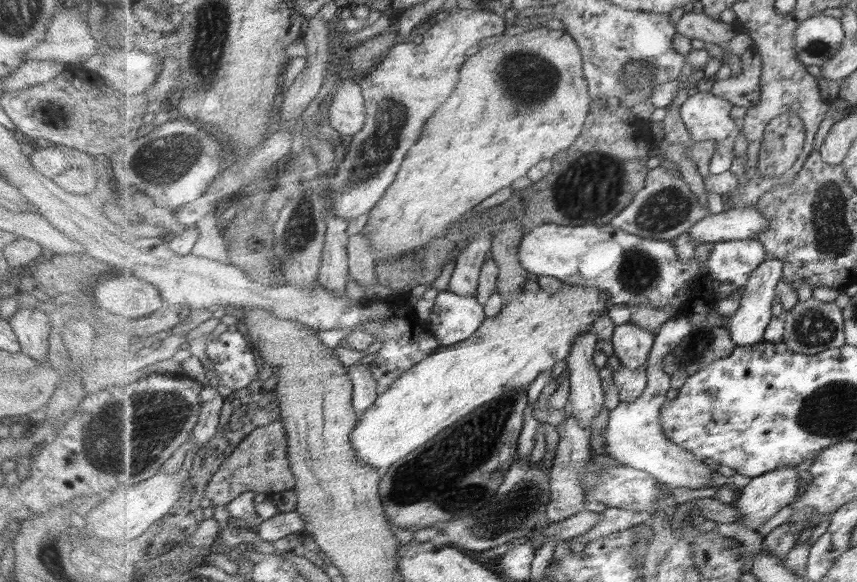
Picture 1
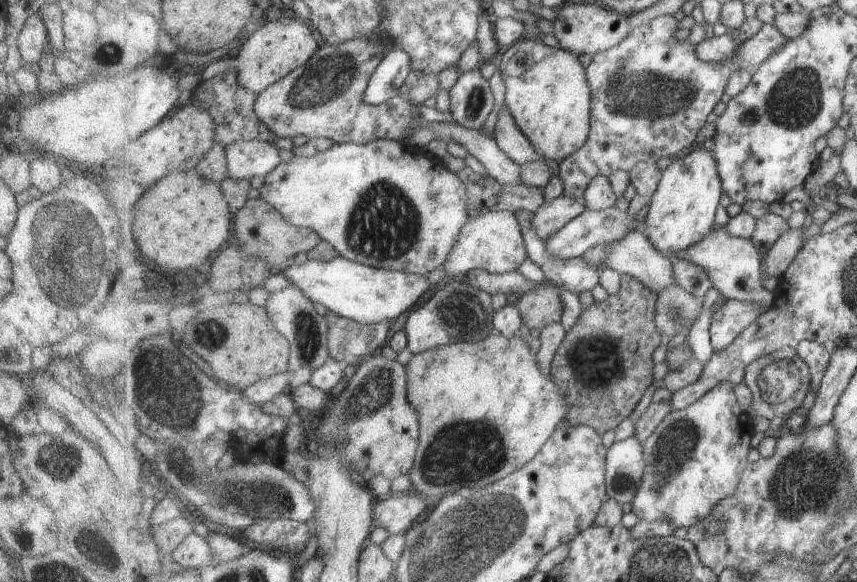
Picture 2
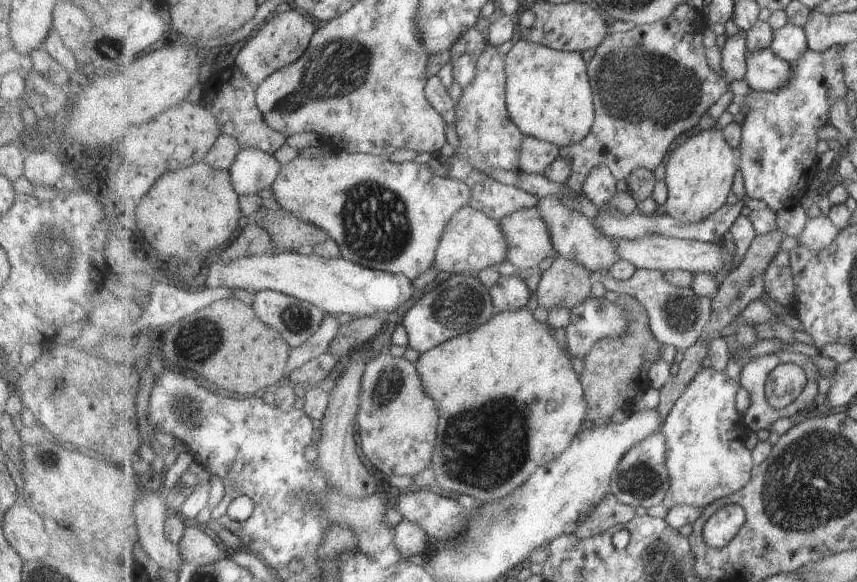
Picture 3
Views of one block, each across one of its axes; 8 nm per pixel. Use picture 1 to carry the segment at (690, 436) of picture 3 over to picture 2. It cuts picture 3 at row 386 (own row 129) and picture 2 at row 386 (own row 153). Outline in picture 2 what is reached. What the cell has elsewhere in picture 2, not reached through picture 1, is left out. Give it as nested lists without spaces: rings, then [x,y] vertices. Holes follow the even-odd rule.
[[[731,382],[717,384],[717,387],[691,406],[670,412],[659,424],[659,428],[649,436],[643,450],[647,472],[643,474],[635,500],[631,502],[631,512],[639,521],[669,521],[676,527],[685,526],[690,529],[707,516],[711,516],[711,512],[723,500],[735,496],[742,476],[750,466],[747,456],[754,433],[753,417],[741,408],[734,388],[735,385]]]

